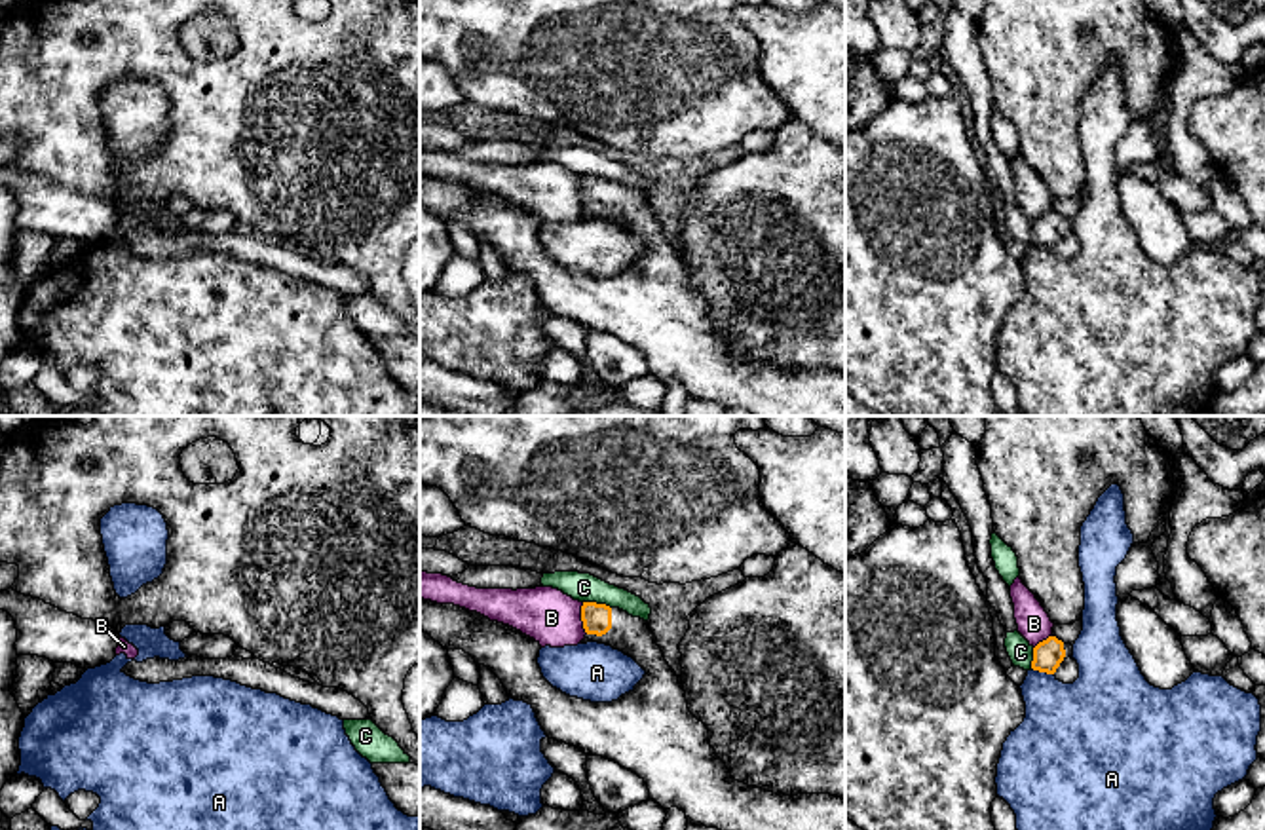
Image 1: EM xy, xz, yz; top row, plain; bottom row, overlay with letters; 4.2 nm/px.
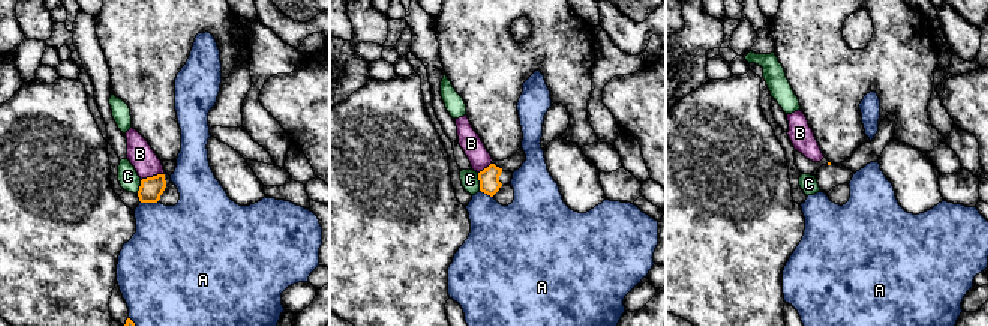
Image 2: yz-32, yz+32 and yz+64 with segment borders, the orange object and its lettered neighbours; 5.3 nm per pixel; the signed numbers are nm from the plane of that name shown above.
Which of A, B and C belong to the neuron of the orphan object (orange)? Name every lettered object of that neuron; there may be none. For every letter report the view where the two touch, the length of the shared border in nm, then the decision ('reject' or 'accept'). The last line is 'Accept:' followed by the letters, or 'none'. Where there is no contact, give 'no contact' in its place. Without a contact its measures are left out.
A: yz | 100 nm | reject
B: xz | 140 nm | reject
C: xz | 120 nm | reject
Accept: none

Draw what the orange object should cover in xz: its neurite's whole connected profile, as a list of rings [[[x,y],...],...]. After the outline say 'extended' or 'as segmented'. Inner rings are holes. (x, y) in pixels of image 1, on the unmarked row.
[[[420,173],[420,203],[444,224],[463,224],[477,239],[488,241],[511,274],[534,283],[549,313],[636,348],[648,359],[650,374],[663,384],[682,384],[688,399],[743,408],[752,416],[845,416],[845,374],[830,368],[773,368],[731,351],[710,321],[707,300],[689,287],[682,256],[653,217],[648,196],[596,177],[583,177],[581,196],[585,213],[623,226],[646,245],[634,264],[617,275],[591,277],[562,268],[541,249],[539,217],[505,205],[477,186]]]; extended

